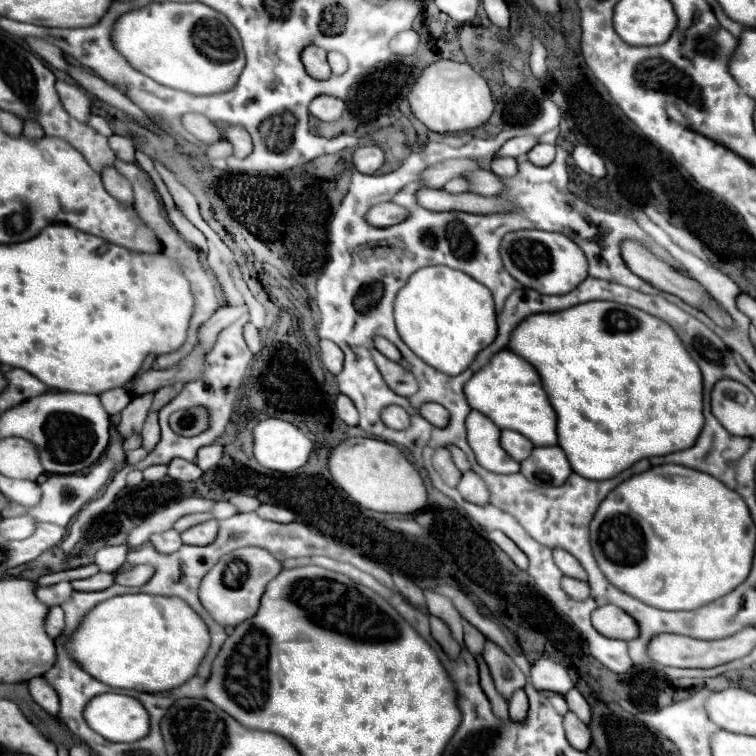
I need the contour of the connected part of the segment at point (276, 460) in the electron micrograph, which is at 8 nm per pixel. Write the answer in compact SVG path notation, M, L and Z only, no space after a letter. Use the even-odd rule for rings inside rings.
M267 418L253 430L257 462L269 470L293 472L309 462L315 444L295 424Z

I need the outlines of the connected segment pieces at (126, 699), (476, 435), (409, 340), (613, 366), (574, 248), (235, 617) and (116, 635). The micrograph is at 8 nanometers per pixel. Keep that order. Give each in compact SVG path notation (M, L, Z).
M99 694L91 700L91 704L87 704L85 716L87 724L91 724L95 732L103 734L111 742L137 742L145 738L151 728L149 712L143 708L143 704L137 698L125 694Z
M471 410L467 416L467 440L477 456L477 462L483 468L499 474L519 472L521 464L501 448L499 436L501 430L493 424L493 420L477 410Z
M447 266L415 272L395 298L395 322L405 344L427 364L445 374L461 374L497 336L497 314L491 290Z
M583 302L573 308L567 308L563 312L553 314L535 314L523 320L511 334L511 342L507 346L515 354L527 358L527 362L535 364L535 368L543 376L543 388L547 388L547 394L551 396L551 404L555 404L555 412L559 412L559 446L567 452L567 458L571 460L573 472L589 478L589 480L607 480L617 476L619 472L631 468L641 458L651 456L663 456L679 450L687 450L695 444L699 432L703 430L705 416L703 416L703 376L687 348L683 346L681 338L675 334L675 330L661 318L651 316L639 308L617 304L617 302Z
M511 232L501 242L501 258L515 280L519 280L525 288L533 288L541 294L567 294L587 278L587 258L583 250L559 232Z
M245 546L237 548L229 554L225 554L211 572L203 578L199 586L199 598L207 612L221 624L221 626L237 626L243 620L251 618L259 610L261 596L267 588L267 584L283 570L281 562L267 550L257 546Z
M125 594L97 604L67 642L67 648L91 676L113 688L169 692L197 674L209 644L207 624L185 600L157 594Z

